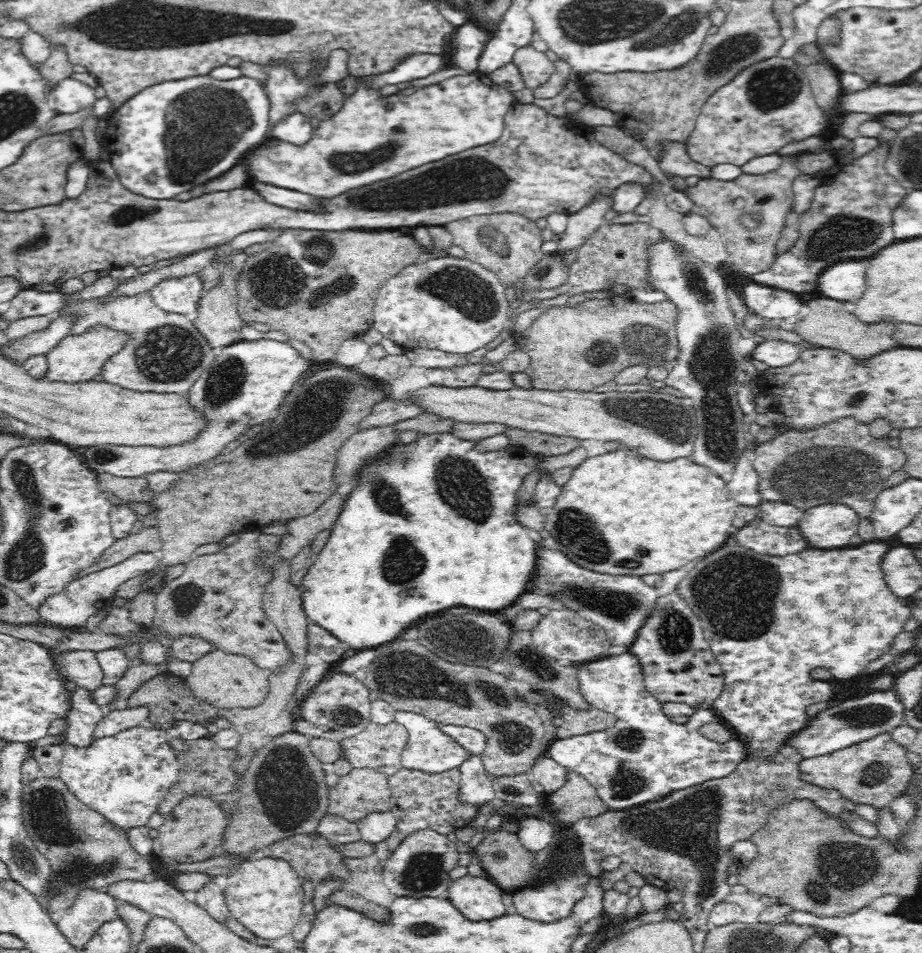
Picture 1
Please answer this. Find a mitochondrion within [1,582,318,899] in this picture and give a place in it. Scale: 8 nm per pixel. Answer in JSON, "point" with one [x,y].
{"point":[44,809]}

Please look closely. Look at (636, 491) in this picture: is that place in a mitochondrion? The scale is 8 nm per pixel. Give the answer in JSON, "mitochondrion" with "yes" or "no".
{"mitochondrion":"no"}

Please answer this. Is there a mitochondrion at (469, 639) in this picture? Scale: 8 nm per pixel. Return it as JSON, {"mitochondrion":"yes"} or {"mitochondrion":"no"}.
{"mitochondrion":"yes"}

